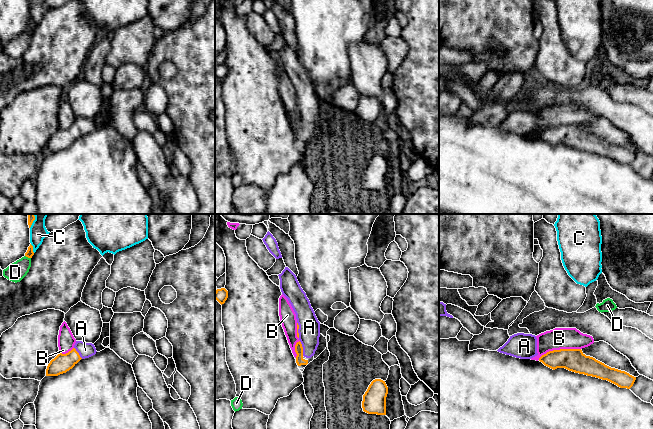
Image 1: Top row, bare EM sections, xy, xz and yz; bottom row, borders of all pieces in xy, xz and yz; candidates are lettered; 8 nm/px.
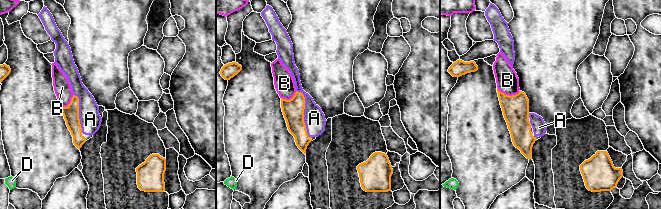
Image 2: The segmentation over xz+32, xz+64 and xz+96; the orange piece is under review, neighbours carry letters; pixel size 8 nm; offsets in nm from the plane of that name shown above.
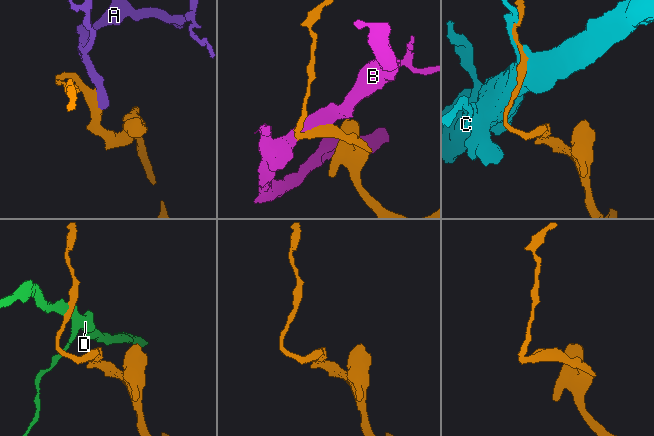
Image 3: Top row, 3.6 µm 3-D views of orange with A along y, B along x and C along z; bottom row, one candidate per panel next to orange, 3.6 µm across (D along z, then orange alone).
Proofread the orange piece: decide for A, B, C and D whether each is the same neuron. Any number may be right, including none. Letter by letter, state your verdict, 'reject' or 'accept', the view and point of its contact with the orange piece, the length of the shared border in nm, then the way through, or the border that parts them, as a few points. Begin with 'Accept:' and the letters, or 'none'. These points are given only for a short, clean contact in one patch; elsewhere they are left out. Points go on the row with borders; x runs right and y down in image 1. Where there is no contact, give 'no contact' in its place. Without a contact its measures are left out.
Accept: A
A: accept; meets orange in xz at (302, 348); contact 120 nm long; runs through xz (300, 361), (302, 348), (308, 342), (309, 327)
B: reject; meets orange in yz at (560, 349); contact 360 nm long
C: reject; meets orange in xy at (32, 248); contact 80 nm long
D: reject; meets orange in xy at (28, 257); contact 50 nm long

